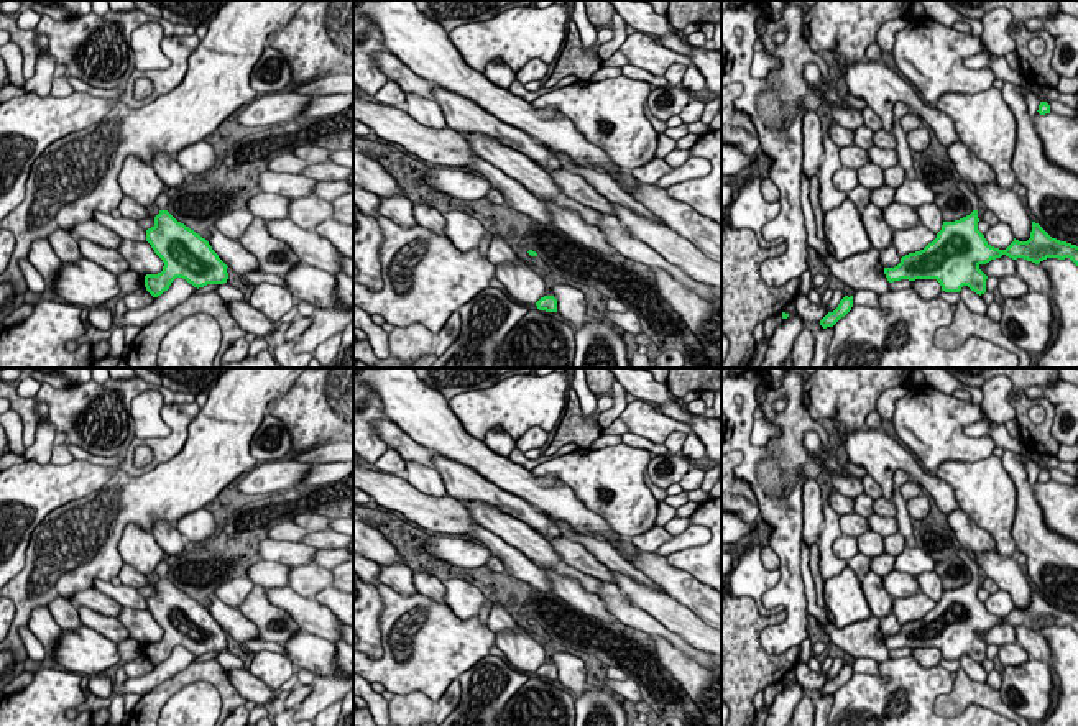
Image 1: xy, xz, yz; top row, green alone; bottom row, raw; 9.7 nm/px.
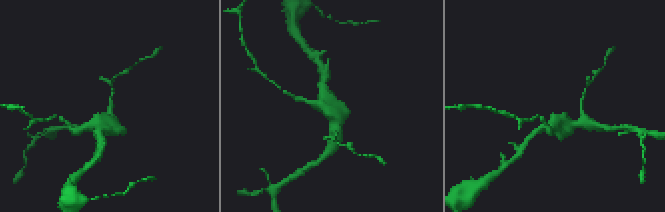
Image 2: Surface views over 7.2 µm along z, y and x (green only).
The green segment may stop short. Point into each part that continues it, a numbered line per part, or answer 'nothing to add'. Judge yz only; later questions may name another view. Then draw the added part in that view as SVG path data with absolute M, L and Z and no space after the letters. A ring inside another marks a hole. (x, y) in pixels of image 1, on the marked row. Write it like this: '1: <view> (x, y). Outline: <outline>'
1: yz (965, 188). Outline: M956 181L958 189L963 192L963 195L970 200L973 210L978 210L979 207L979 199L978 195L973 192L971 186L965 181Z

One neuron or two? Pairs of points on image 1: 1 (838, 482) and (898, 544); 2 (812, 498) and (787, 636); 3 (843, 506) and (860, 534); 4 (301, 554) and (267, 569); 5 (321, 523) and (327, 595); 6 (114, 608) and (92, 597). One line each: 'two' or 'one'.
1: one
2: two
3: one
4: one
5: two
6: one

